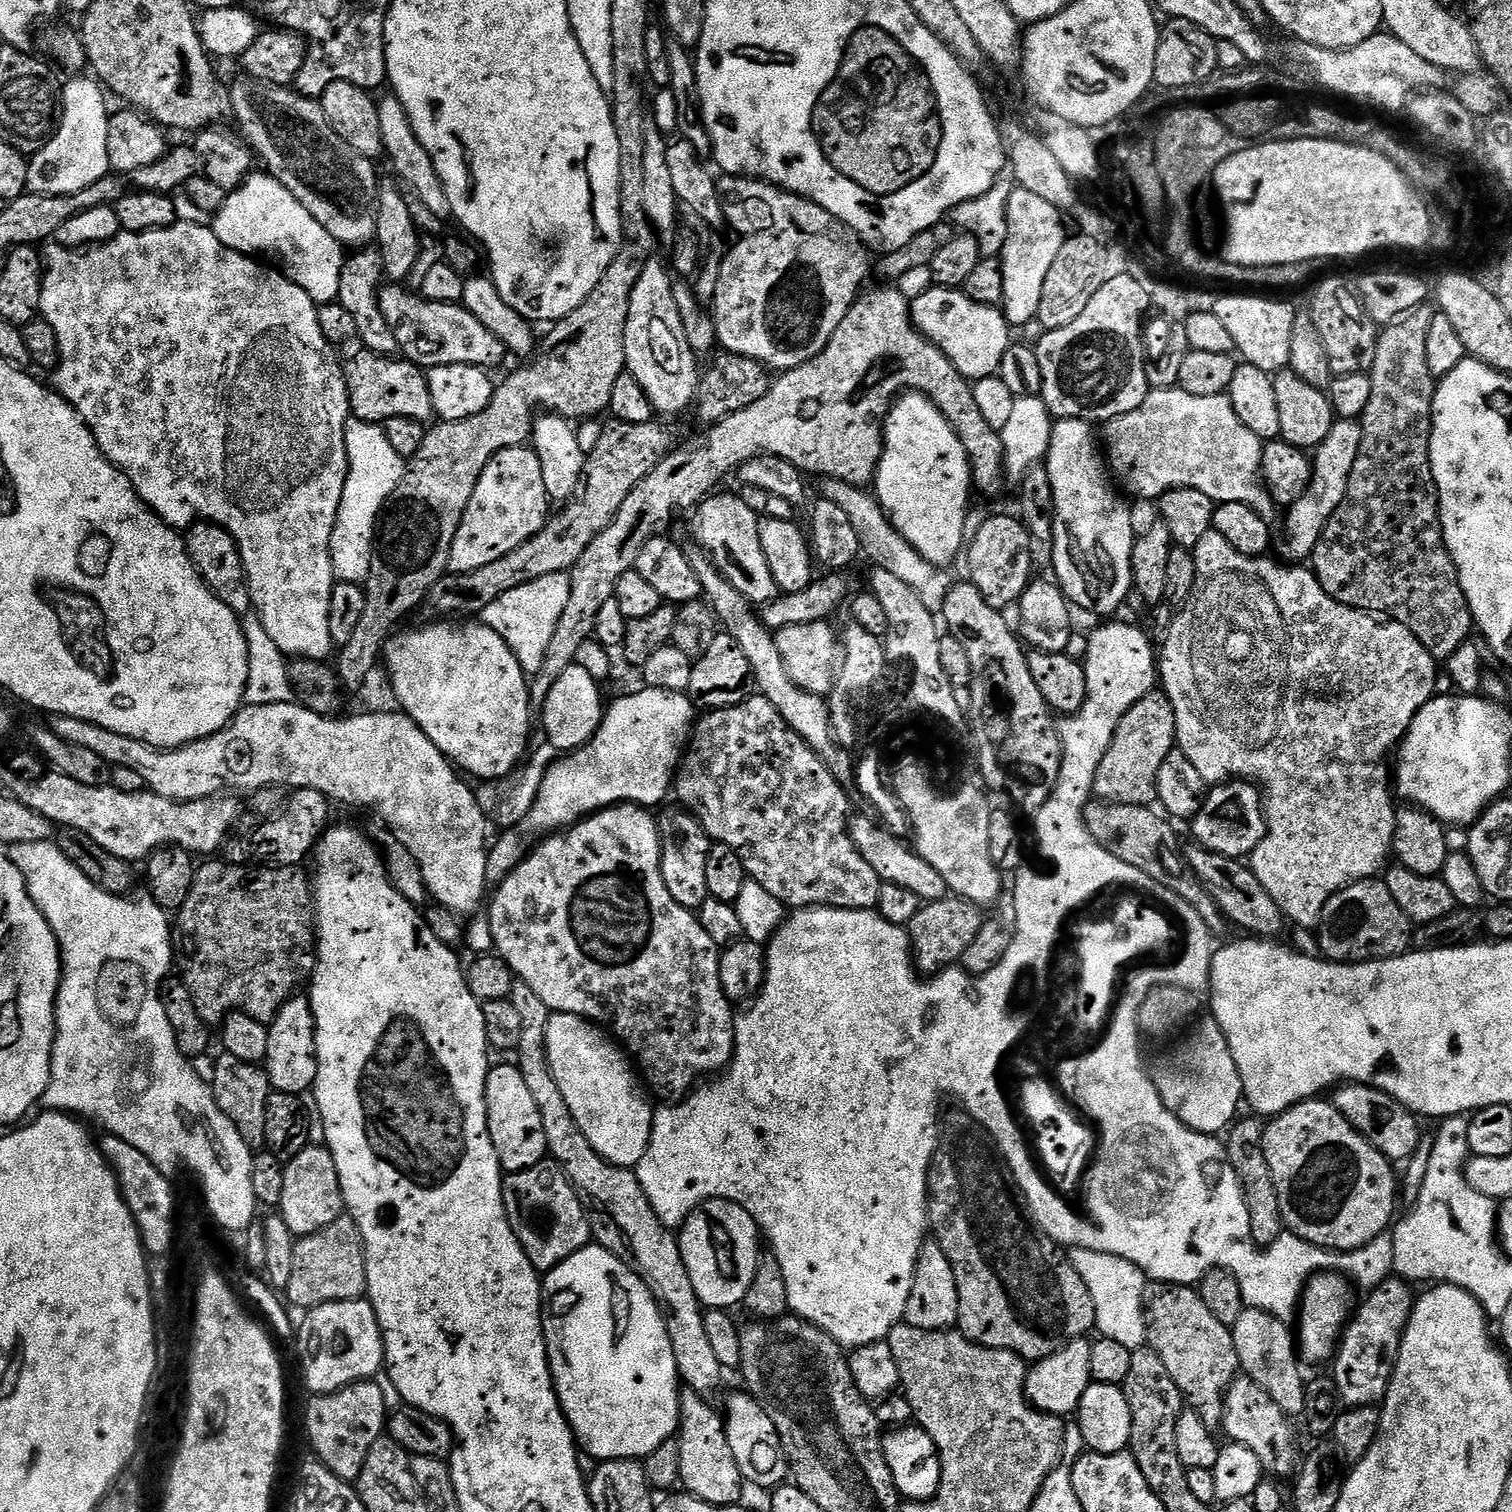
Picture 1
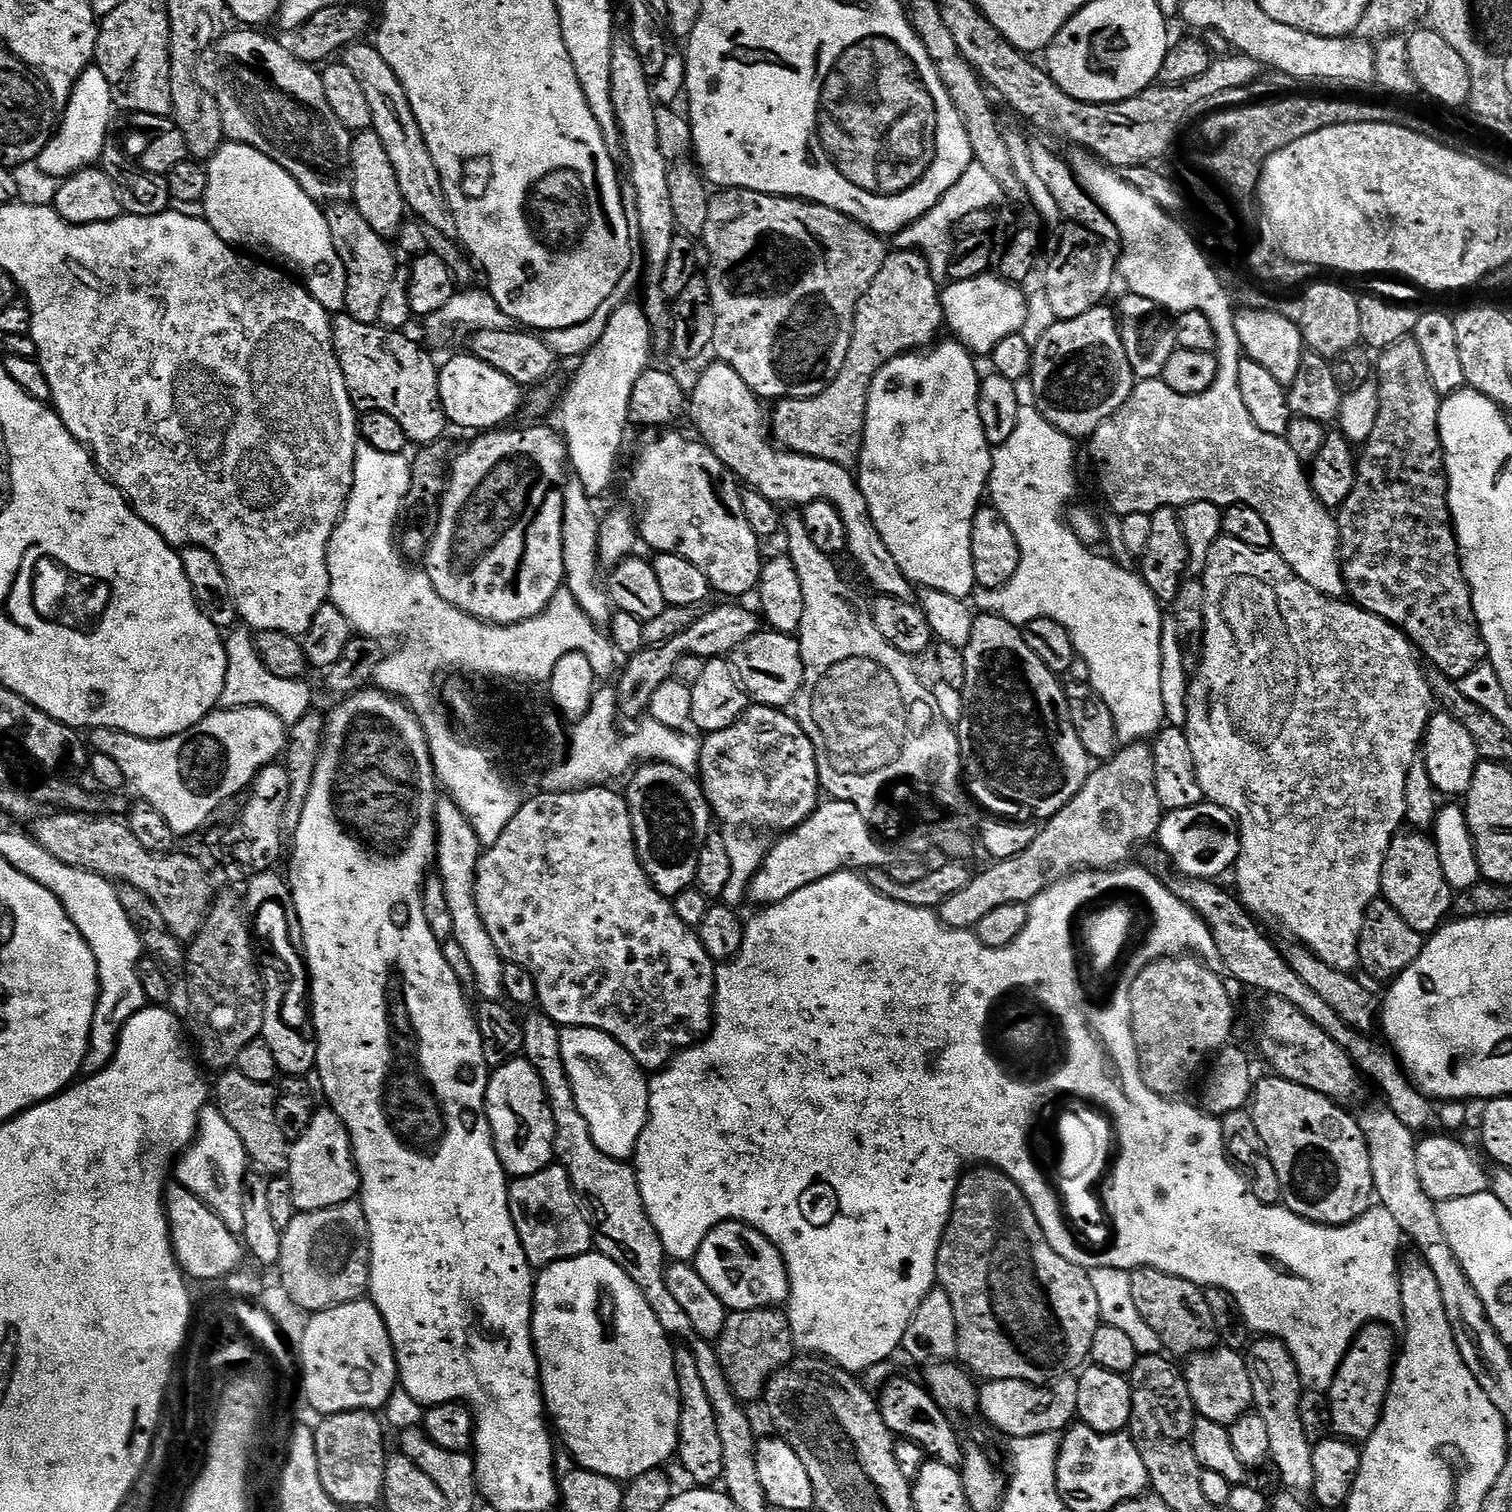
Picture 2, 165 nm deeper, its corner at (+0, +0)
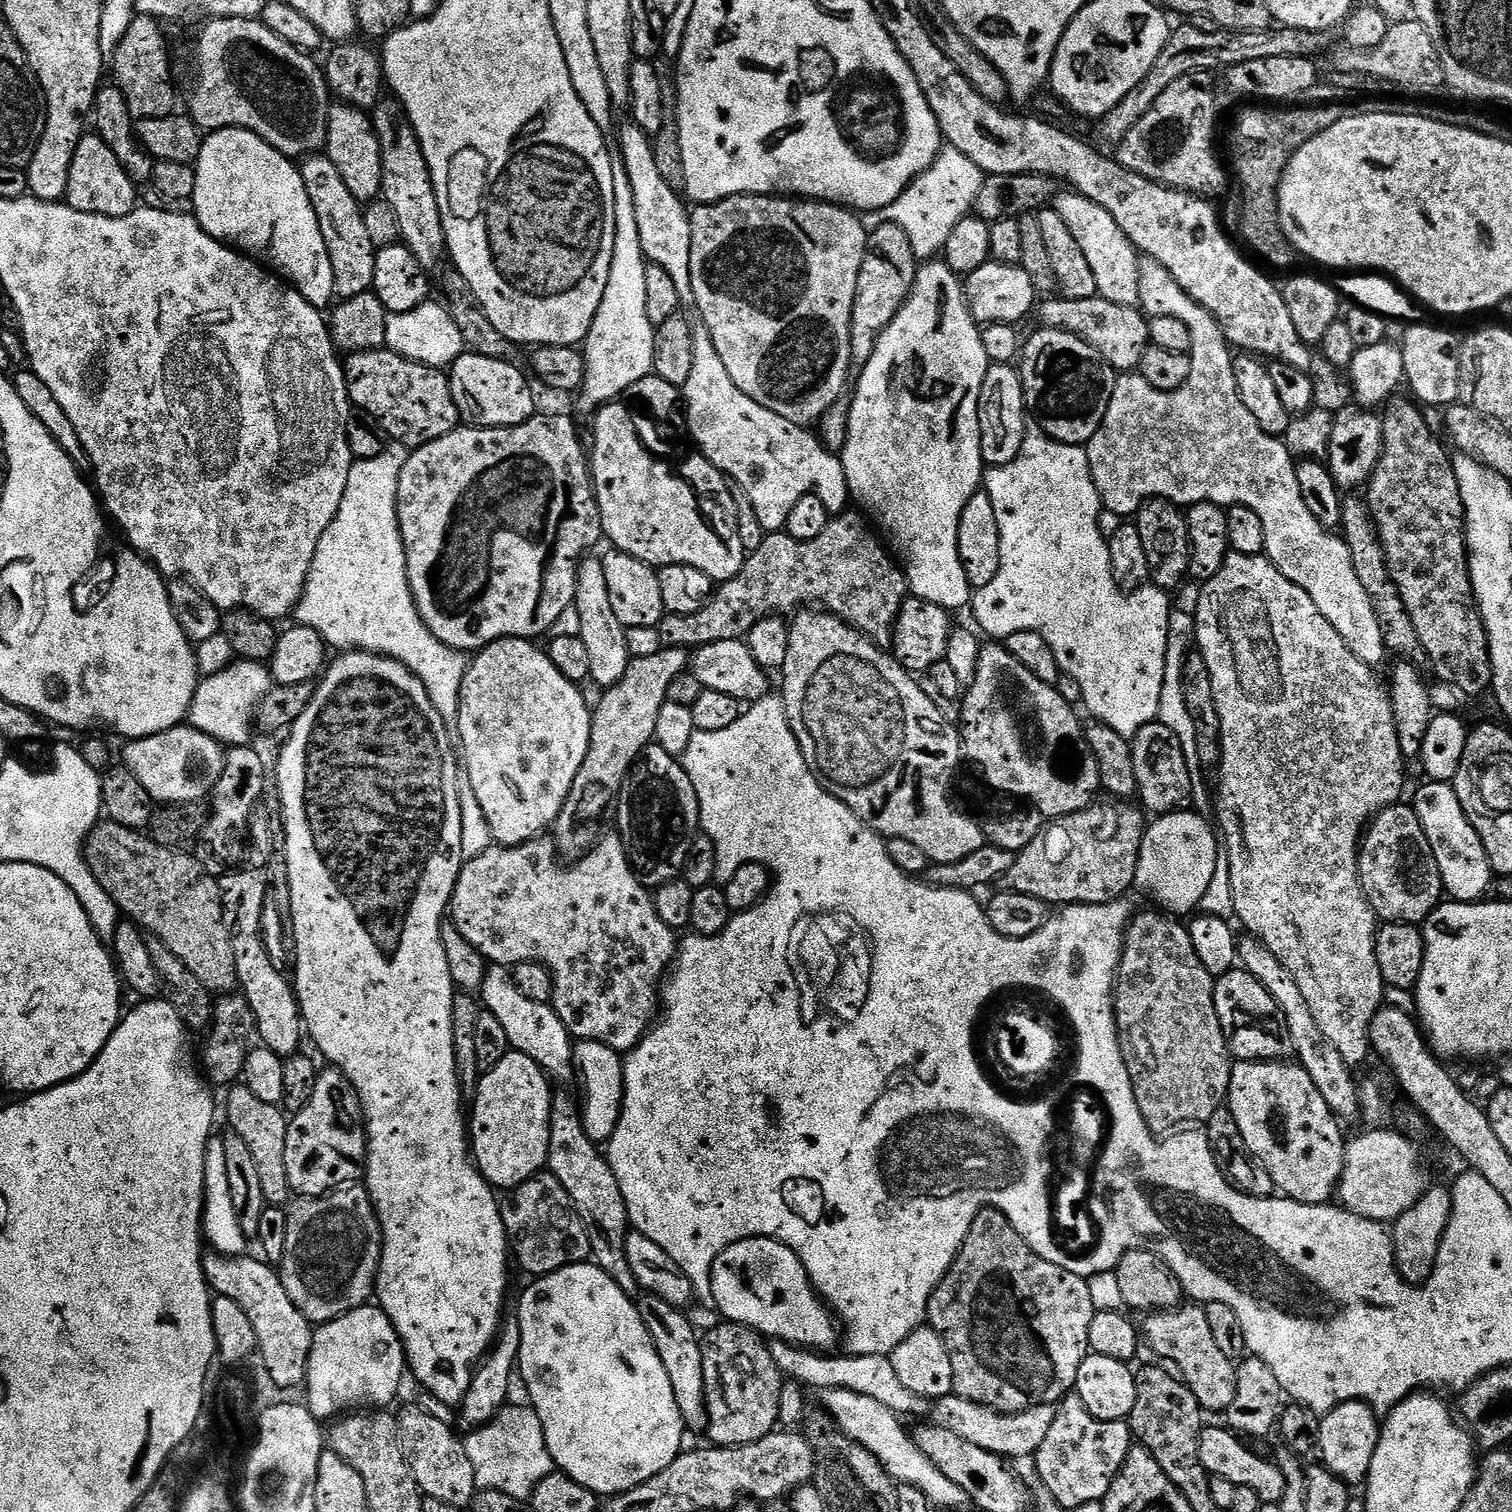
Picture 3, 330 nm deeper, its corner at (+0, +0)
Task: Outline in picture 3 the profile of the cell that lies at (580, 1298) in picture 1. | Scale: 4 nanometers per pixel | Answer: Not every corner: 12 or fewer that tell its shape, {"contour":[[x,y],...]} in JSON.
{"contour":[[595,1262],[520,1296],[555,1467],[611,1498],[686,1429],[635,1299]]}

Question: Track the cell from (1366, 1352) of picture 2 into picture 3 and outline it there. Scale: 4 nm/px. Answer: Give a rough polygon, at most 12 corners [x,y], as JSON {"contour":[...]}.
{"contour":[[1362,1400],[1320,1421],[1319,1459],[1349,1486],[1363,1485],[1381,1421]]}

